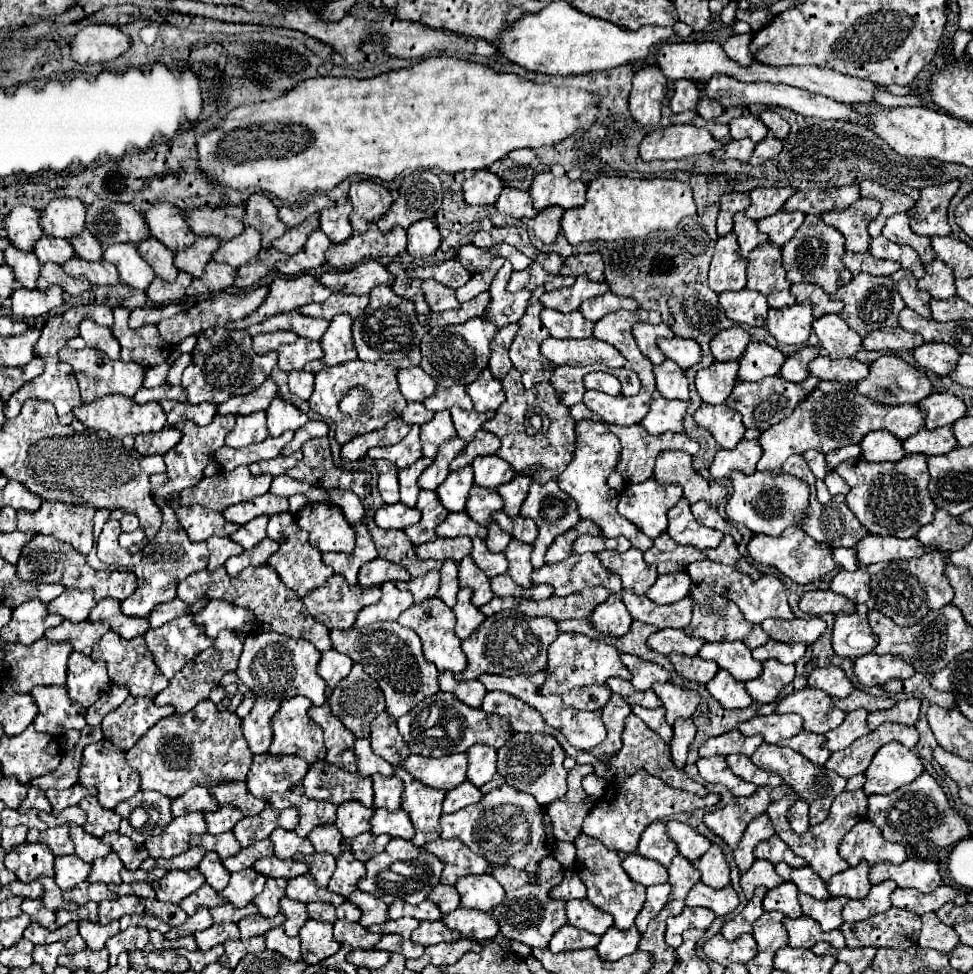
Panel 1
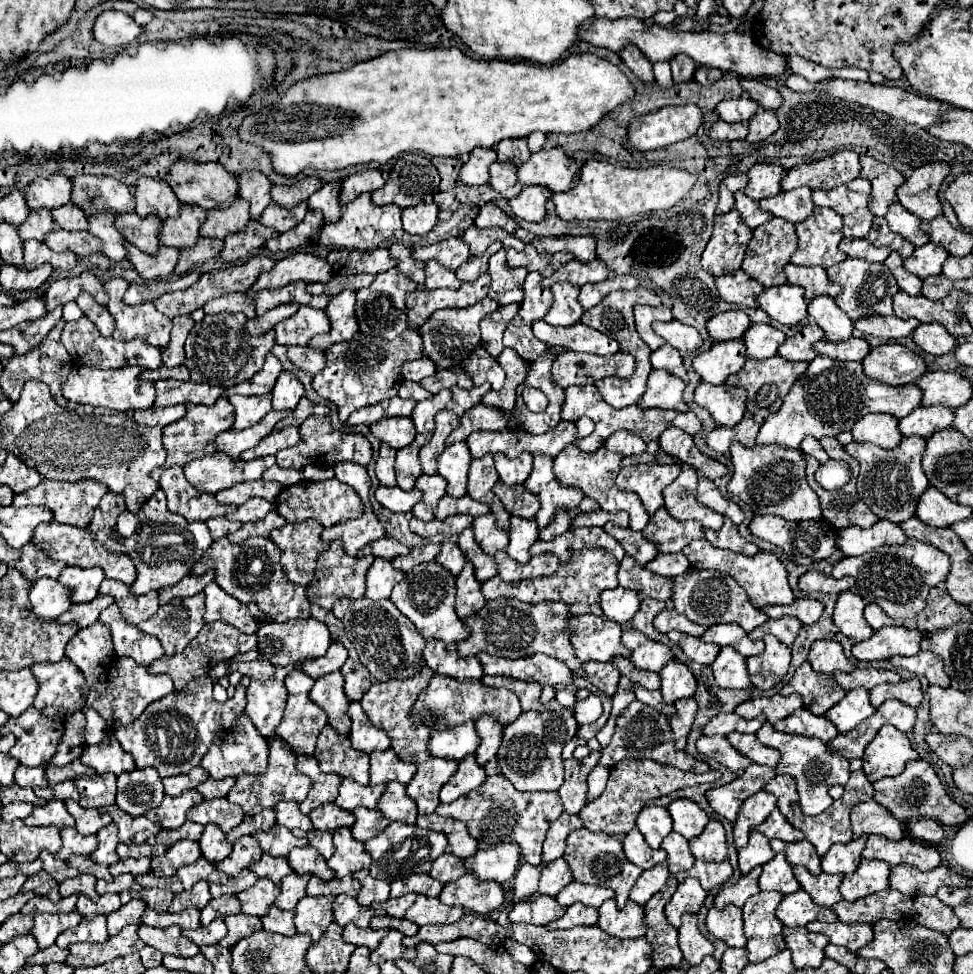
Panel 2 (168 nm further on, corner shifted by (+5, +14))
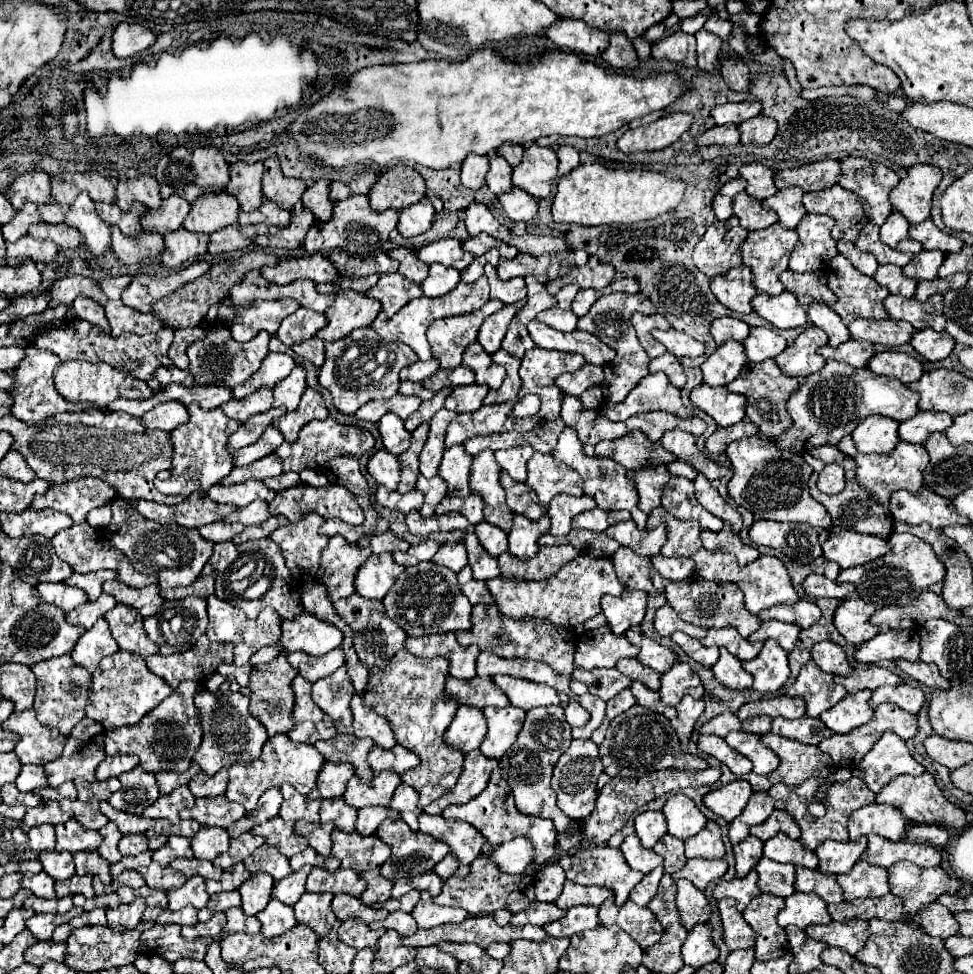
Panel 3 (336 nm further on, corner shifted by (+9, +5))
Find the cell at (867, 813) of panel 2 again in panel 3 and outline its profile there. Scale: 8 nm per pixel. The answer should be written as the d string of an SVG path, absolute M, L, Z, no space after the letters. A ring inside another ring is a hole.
M871 803L849 817L849 839L855 841L861 835L875 833L889 841L899 841L905 833L905 823L899 809L885 803Z

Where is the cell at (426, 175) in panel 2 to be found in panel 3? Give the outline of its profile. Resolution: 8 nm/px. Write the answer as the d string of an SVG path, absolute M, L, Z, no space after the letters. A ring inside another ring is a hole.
M395 163L389 171L381 173L381 177L369 189L371 207L375 211L383 211L389 207L401 211L403 207L419 203L423 197L423 177L413 167L407 167L403 163Z

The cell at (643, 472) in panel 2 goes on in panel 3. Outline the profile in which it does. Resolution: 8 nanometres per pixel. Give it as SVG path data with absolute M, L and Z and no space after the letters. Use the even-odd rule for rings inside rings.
M657 465L655 469L641 469L631 473L639 491L639 509L643 513L651 513L653 507L661 505L661 493L671 479L671 473L665 465Z

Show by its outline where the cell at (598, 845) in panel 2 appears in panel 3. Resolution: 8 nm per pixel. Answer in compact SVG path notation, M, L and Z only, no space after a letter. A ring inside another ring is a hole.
M589 847L589 849L581 849L579 853L573 855L565 855L559 859L559 865L565 869L565 875L569 881L575 881L579 885L601 885L601 887L609 887L615 893L615 903L623 905L629 899L631 889L643 879L641 871L633 871L621 849L611 849L611 847Z

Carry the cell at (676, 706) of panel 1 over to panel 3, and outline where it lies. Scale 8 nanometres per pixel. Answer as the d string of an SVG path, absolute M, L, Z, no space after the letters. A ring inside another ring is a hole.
M675 663L669 671L661 675L659 697L665 705L675 707L685 695L691 695L693 699L701 699L703 693L705 691L699 681L699 675L691 671L687 663Z

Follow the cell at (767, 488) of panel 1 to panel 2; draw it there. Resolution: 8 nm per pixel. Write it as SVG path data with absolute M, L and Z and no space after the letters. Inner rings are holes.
M741 444L731 446L733 476L727 484L729 494L741 498L753 514L771 514L789 522L819 520L819 496L809 488L805 480L805 460L799 450L783 448L779 444L743 448Z

